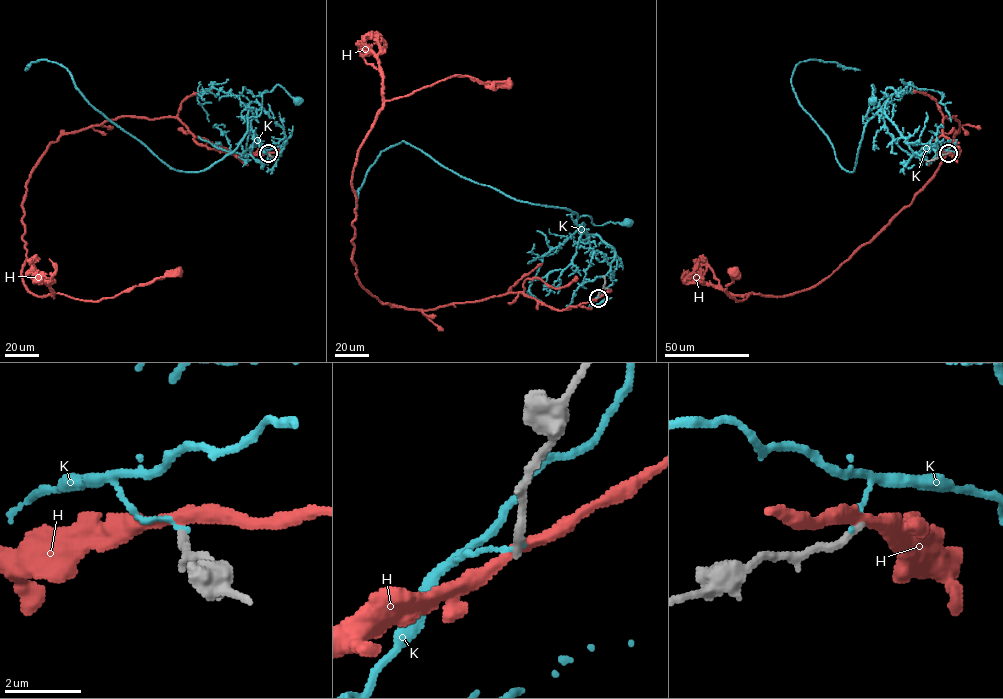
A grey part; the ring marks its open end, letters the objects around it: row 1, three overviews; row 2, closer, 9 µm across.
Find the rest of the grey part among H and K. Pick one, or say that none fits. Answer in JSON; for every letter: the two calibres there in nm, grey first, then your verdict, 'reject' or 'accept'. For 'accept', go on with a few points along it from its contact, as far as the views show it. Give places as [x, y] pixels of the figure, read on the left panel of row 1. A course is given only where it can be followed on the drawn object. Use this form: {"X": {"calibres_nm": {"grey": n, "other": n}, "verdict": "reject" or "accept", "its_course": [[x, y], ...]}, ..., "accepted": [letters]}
{"H": {"calibres_nm": {"grey": 220, "other": 320}, "verdict": "reject"}, "K": {"calibres_nm": {"grey": 240, "other": 100}, "verdict": "reject"}, "accepted": []}

